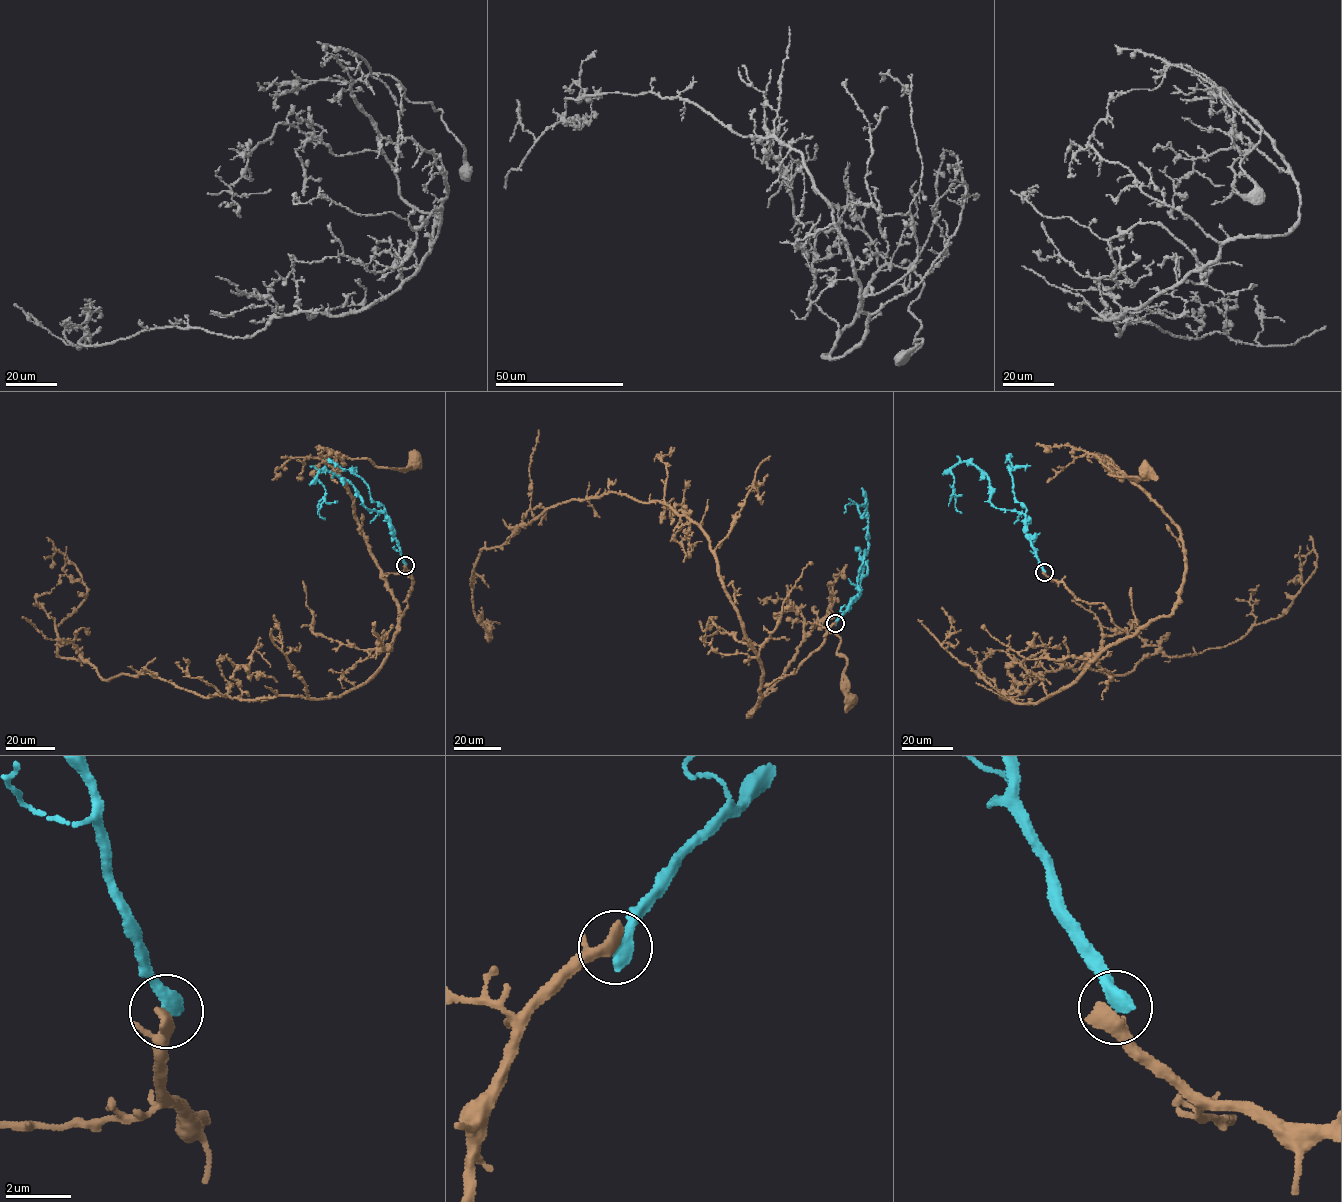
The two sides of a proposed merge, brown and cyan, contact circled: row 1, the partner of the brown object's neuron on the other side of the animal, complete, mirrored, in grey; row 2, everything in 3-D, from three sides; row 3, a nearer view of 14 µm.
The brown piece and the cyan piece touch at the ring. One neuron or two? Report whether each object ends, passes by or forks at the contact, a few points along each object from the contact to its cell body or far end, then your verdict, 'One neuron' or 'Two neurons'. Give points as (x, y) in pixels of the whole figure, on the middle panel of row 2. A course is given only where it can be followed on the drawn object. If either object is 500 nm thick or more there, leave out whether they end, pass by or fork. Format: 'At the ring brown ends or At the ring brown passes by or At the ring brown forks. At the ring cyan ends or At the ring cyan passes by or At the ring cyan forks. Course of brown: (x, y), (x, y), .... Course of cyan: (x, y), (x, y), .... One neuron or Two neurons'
At the ring brown passes by. At the ring cyan ends. Course of brown: (835, 623), (796, 671), (761, 688), (750, 714), (822, 619), (840, 638), (850, 700). Course of cyan: (835, 623), (853, 599), (858, 598), (857, 577), (868, 548), (866, 498), (864, 506), (849, 503), (844, 513). Two neurons

